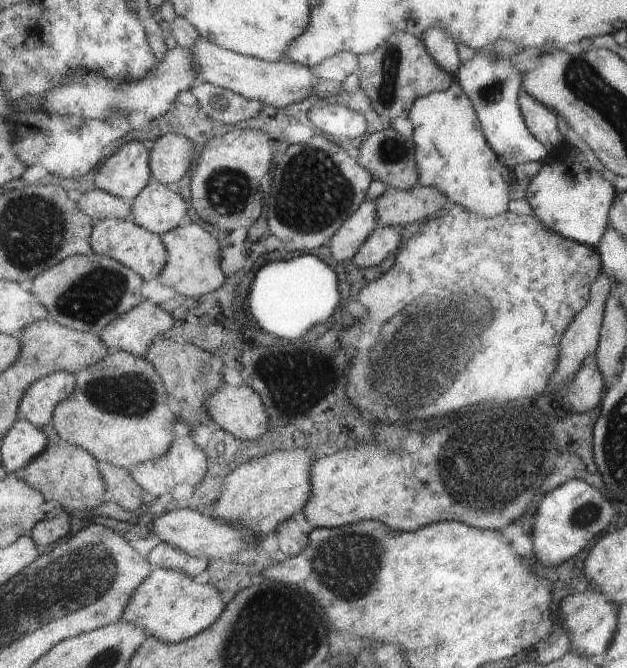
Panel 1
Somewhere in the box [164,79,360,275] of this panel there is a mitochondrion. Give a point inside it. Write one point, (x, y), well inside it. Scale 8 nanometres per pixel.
(318, 192)

